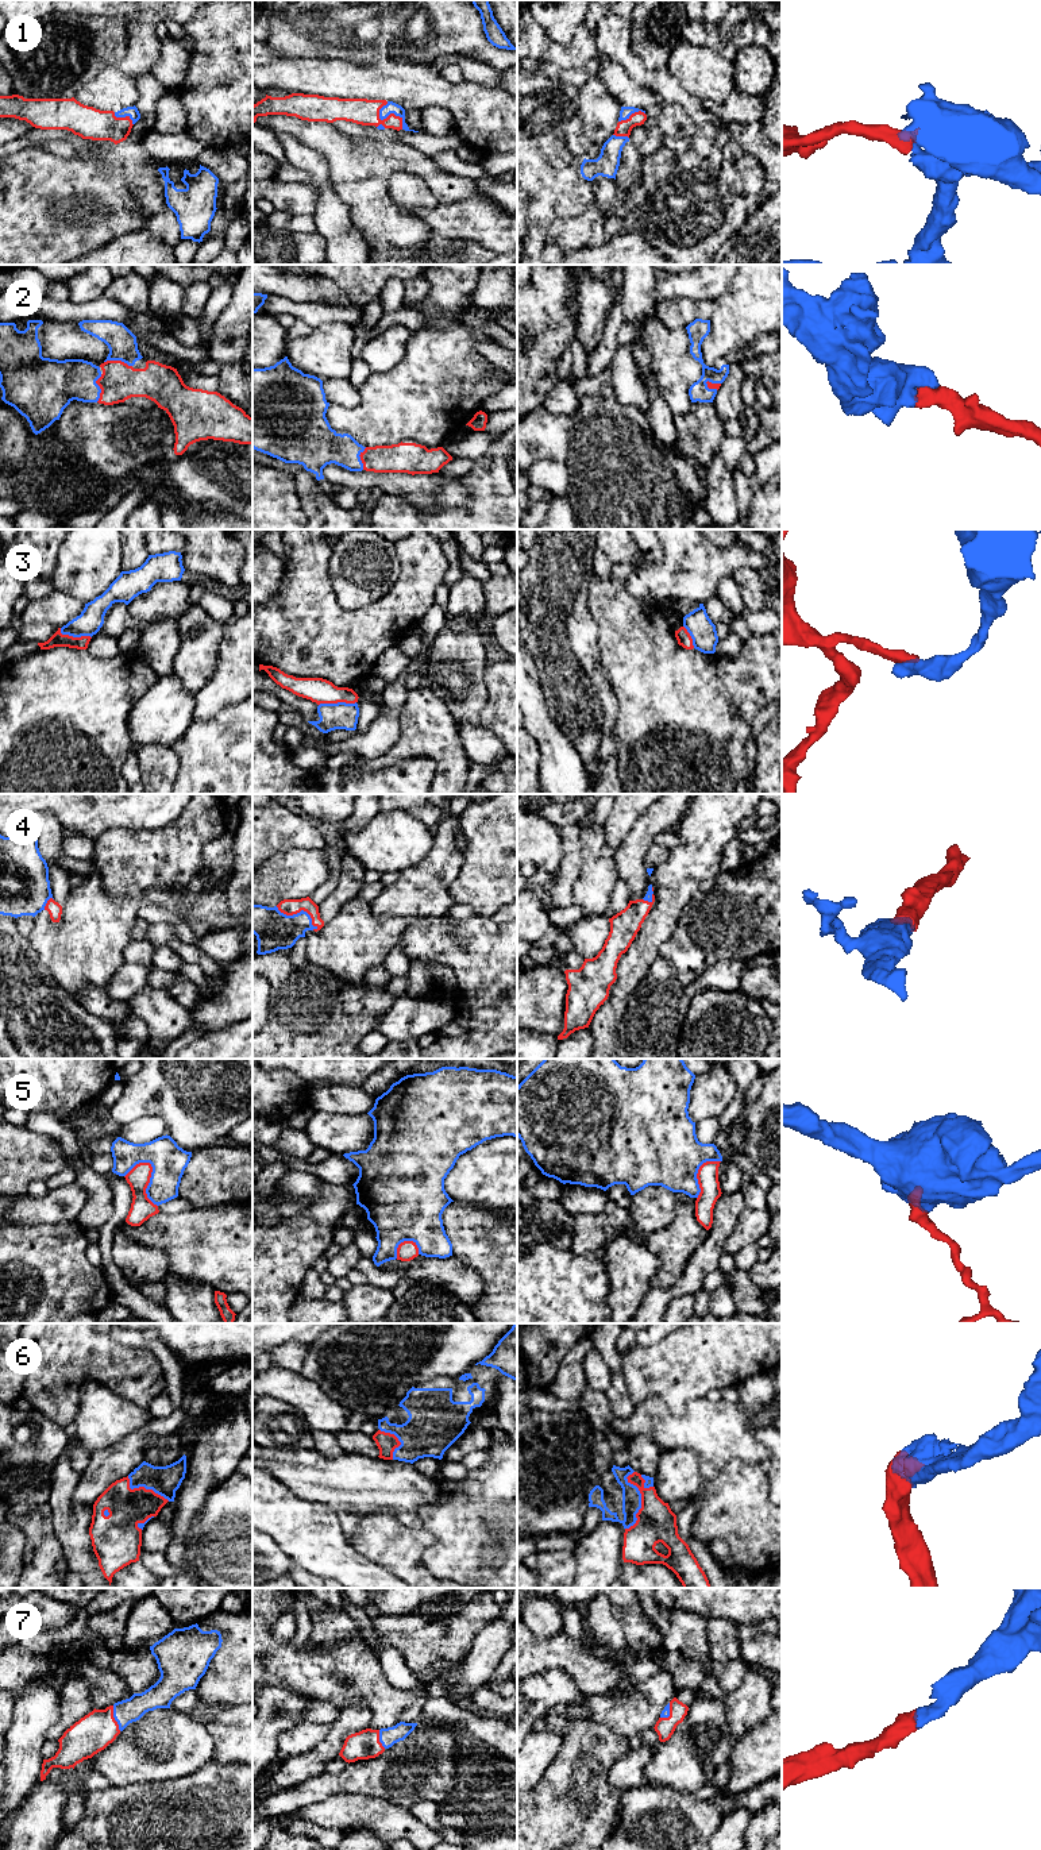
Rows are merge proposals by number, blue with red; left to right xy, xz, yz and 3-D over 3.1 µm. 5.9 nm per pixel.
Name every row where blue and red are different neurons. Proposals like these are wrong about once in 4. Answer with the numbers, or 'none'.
3, 5

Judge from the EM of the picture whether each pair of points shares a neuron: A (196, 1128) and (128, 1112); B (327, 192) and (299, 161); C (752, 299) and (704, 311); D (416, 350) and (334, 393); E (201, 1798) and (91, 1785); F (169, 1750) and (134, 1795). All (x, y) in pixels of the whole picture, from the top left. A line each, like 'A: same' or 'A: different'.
A: same
B: same
C: different
D: different
E: different
F: different

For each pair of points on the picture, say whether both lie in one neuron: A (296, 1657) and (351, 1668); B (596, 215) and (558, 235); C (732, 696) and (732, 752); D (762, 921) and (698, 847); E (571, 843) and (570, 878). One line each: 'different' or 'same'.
A: same
B: same
C: same
D: different
E: same

